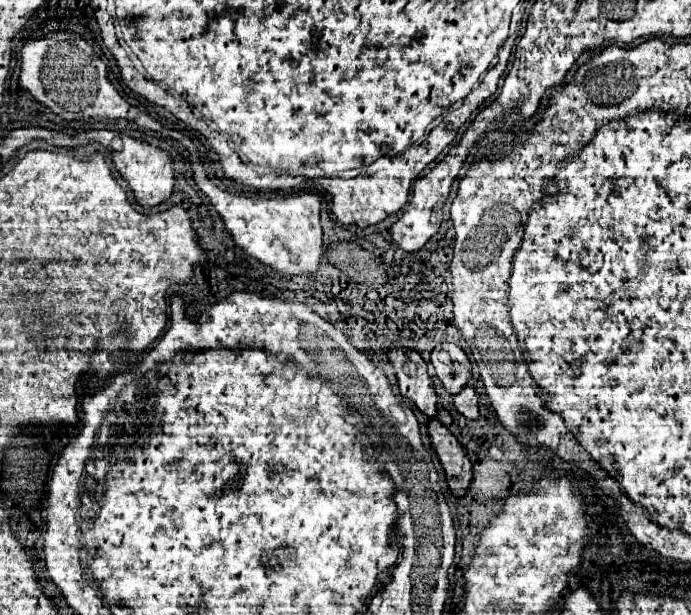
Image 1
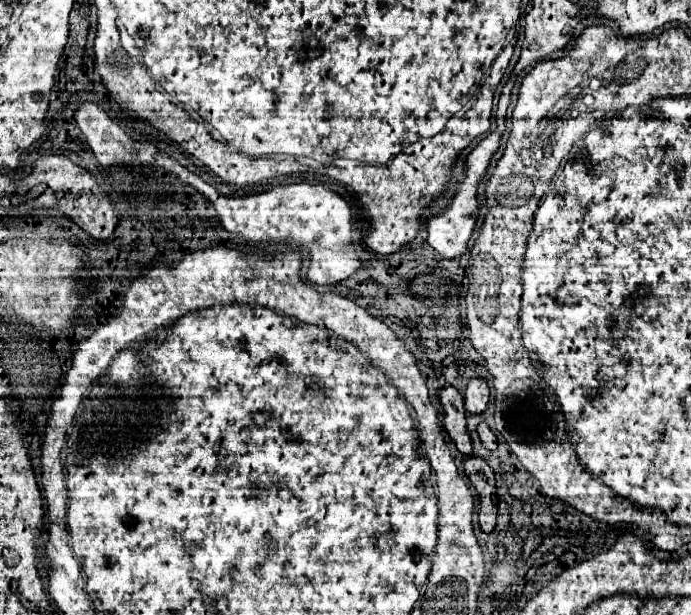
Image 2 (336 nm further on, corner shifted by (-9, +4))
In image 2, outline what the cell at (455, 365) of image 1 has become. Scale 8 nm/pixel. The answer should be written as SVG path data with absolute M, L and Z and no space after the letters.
M472 379L464 393L466 411L472 415L480 415L488 407L488 385L484 379Z

